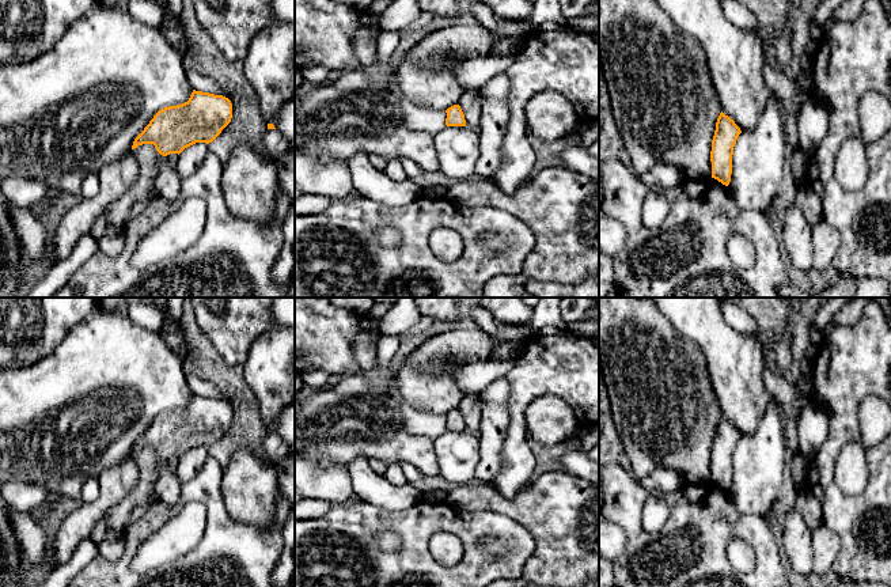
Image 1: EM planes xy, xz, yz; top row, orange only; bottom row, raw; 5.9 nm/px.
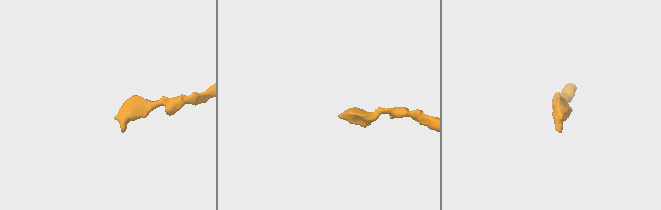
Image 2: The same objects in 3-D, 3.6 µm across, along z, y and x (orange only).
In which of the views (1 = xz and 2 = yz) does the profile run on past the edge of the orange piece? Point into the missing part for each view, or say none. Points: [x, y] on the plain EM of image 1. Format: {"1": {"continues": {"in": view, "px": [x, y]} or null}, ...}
{"1": {"continues": null}, "2": {"continues": null}}

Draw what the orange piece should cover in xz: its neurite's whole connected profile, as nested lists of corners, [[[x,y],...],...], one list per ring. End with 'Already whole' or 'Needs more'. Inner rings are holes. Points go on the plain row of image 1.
[[[454,409],[446,414],[447,423],[446,429],[447,431],[466,431],[465,419],[459,409]]]. Already whole

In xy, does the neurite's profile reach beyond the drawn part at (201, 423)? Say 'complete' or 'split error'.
complete

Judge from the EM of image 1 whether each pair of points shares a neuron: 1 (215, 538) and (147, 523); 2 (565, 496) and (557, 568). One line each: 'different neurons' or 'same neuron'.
1: same neuron
2: same neuron

